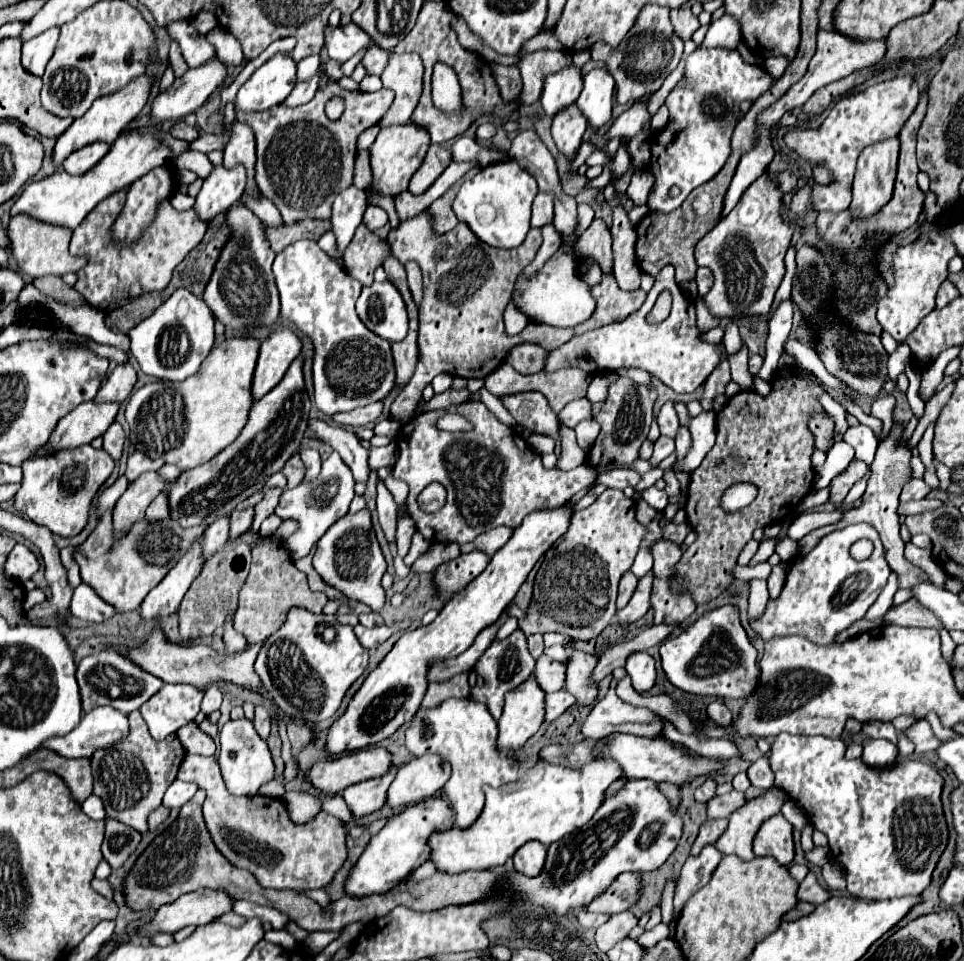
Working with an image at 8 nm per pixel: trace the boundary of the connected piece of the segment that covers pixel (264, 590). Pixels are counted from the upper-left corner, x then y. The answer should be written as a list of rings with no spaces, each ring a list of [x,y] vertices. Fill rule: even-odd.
[[[263,541],[251,549],[253,563],[249,577],[239,593],[239,609],[233,619],[233,627],[237,633],[245,635],[247,643],[263,643],[273,629],[277,629],[291,607],[305,607],[313,613],[321,613],[327,605],[329,597],[321,591],[311,591],[307,583],[307,575],[301,573],[293,561],[289,561],[289,551],[285,549],[283,541]]]

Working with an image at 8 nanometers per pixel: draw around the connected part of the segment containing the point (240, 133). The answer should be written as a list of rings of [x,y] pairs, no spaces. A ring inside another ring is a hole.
[[[235,121],[227,129],[231,131],[231,139],[225,147],[223,167],[233,169],[233,165],[245,165],[245,171],[247,171],[245,193],[249,193],[249,197],[259,197],[261,193],[257,193],[257,183],[253,183],[253,169],[255,169],[255,137],[253,137],[253,131],[239,121]]]

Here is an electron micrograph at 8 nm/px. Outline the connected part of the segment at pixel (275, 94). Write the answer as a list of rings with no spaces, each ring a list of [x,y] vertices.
[[[275,55],[261,65],[235,97],[237,111],[265,111],[279,105],[295,87],[295,61],[289,55]]]

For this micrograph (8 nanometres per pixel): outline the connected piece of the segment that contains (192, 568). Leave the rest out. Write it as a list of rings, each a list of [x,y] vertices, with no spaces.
[[[201,539],[193,543],[187,555],[165,575],[165,579],[145,597],[141,603],[141,619],[153,621],[173,615],[179,609],[183,595],[187,593],[193,579],[201,573],[203,557],[201,557]]]

